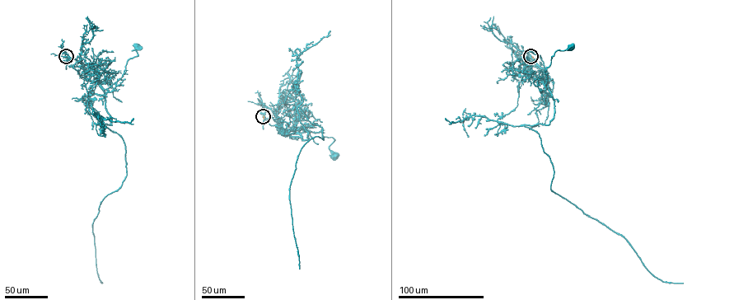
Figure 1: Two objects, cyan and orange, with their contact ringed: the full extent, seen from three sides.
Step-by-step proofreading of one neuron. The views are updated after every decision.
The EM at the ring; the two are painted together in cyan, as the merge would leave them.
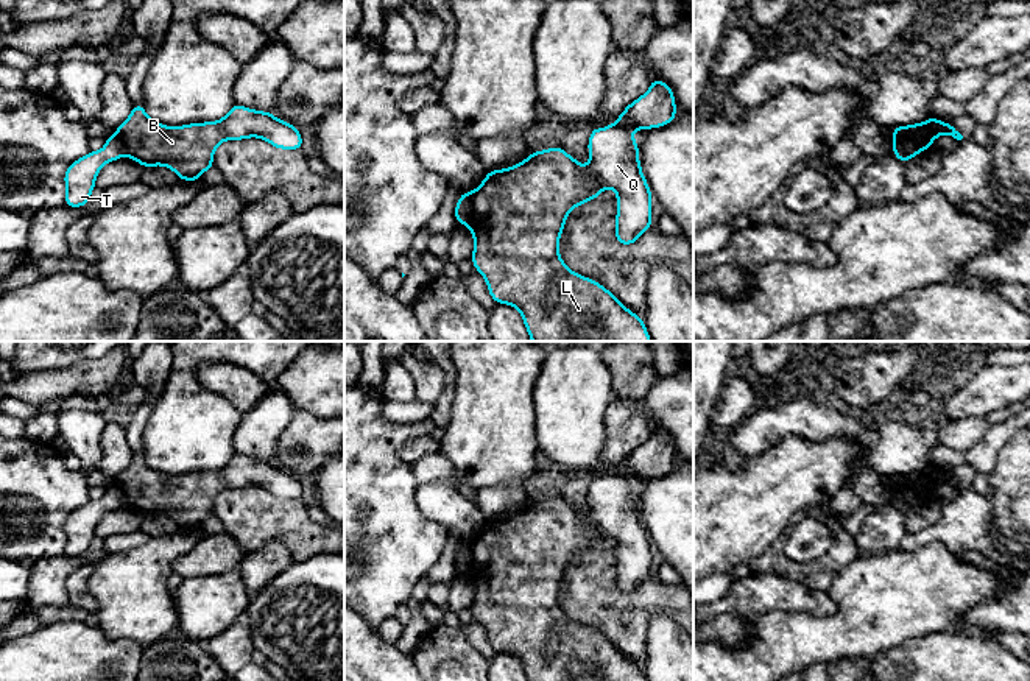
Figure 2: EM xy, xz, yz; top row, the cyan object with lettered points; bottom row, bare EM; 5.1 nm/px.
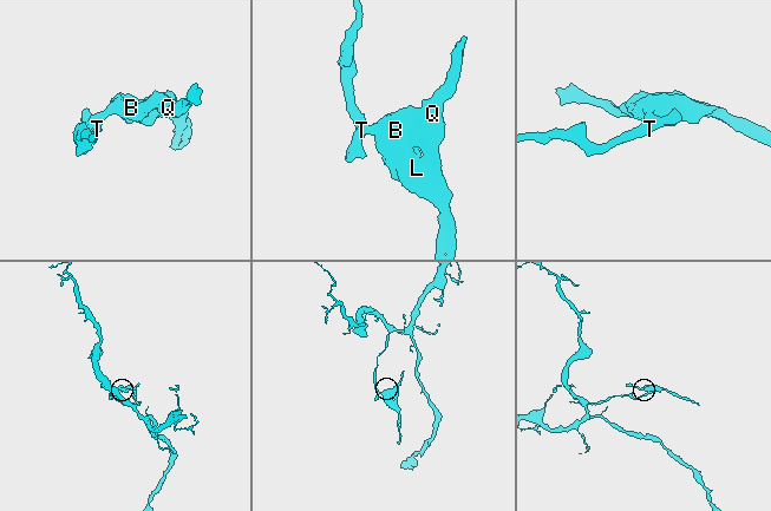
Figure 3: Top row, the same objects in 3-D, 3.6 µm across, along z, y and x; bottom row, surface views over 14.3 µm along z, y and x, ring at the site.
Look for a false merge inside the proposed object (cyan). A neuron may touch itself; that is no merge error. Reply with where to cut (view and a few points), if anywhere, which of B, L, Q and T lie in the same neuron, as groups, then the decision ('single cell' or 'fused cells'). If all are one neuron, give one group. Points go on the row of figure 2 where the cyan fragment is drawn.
cut in xz along (471, 194), (471, 211), (465, 223); B L Q / T; fused cells

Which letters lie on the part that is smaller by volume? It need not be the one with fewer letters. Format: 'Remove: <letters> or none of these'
Remove: B, L, Q

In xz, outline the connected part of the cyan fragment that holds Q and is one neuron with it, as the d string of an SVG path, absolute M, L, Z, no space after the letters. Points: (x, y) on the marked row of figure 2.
M651 79L650 89L630 103L612 125L591 129L587 165L580 165L561 146L547 148L530 153L517 165L488 171L481 184L471 192L466 221L474 237L471 260L485 277L494 302L513 305L520 312L531 341L651 341L644 319L601 284L570 271L558 246L570 210L598 198L606 187L617 195L617 243L636 243L653 224L653 195L631 132L665 126L676 114L672 87L661 79Z

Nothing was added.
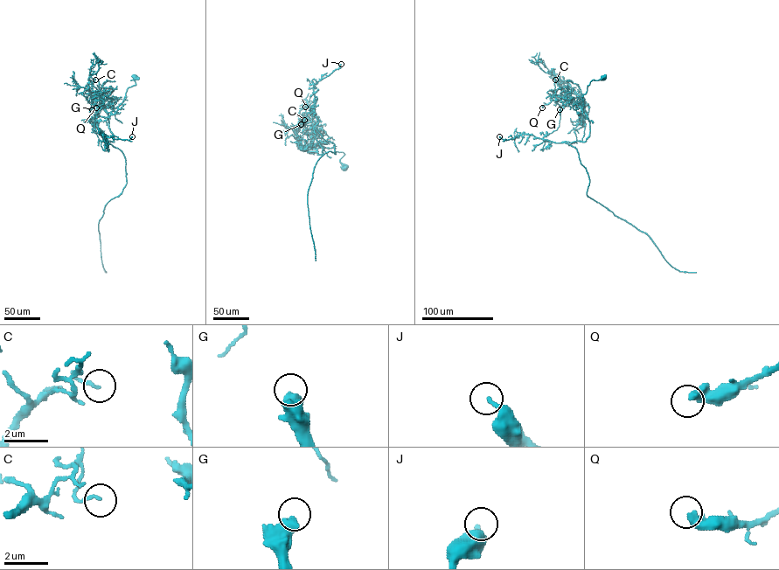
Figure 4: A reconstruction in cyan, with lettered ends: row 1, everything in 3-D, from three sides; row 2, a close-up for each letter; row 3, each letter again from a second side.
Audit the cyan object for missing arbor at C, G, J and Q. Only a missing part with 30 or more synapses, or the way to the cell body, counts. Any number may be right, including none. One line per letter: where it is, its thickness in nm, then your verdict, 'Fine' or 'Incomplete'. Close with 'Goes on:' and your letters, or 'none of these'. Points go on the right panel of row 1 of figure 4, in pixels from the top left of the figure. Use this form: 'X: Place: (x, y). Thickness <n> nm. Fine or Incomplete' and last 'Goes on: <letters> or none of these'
C: Place: (555, 79). Thickness 130 nm. Fine
G: Place: (559, 109). Thickness 600 nm. Fine
J: Place: (499, 136). Thickness 280 nm. Fine
Q: Place: (542, 107). Thickness 420 nm. Fine
Goes on: none of these

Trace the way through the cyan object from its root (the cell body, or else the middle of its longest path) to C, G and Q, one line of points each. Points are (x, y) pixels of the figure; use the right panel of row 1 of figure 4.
C: (603, 78), (592, 79), (587, 86), (581, 109), (581, 104), (561, 100), (566, 91), (555, 79)
G: (603, 78), (592, 79), (582, 98), (581, 110), (589, 122), (585, 142), (543, 139), (559, 126), (559, 109)
Q: (603, 78), (592, 79), (587, 86), (581, 109), (581, 104), (553, 100), (542, 107)

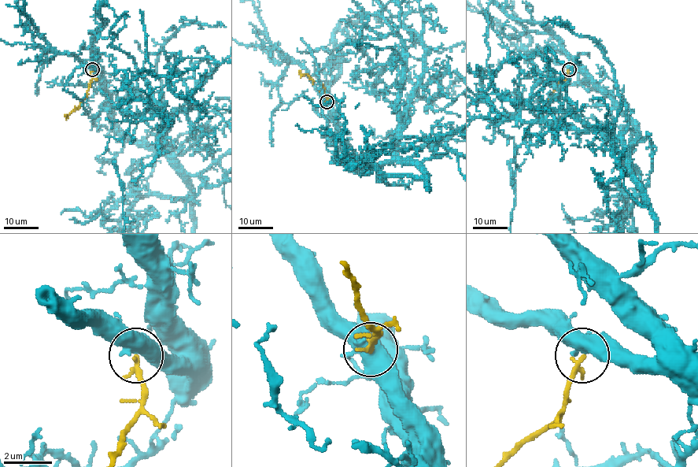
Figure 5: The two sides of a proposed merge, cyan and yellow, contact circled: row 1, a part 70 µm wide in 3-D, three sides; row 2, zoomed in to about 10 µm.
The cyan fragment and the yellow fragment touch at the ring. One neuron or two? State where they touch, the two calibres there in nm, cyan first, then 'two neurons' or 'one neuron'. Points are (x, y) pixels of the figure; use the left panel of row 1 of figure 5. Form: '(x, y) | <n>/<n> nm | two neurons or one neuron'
(92, 69) | 460/220 nm | one neuron

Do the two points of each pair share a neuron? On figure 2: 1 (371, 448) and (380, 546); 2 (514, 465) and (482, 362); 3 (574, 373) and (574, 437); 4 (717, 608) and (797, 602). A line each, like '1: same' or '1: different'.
1: same
2: same
3: same
4: same

